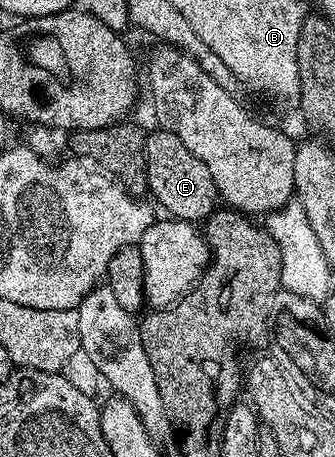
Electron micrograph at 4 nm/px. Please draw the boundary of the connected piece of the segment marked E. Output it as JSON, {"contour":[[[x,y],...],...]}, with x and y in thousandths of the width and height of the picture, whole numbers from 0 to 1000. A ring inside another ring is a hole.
{"contour":[[[472,278],[436,293],[436,409],[445,429],[475,451],[499,457],[510,477],[534,484],[612,486],[615,477],[639,464],[657,433],[651,411],[621,376],[621,365],[519,291]]]}

